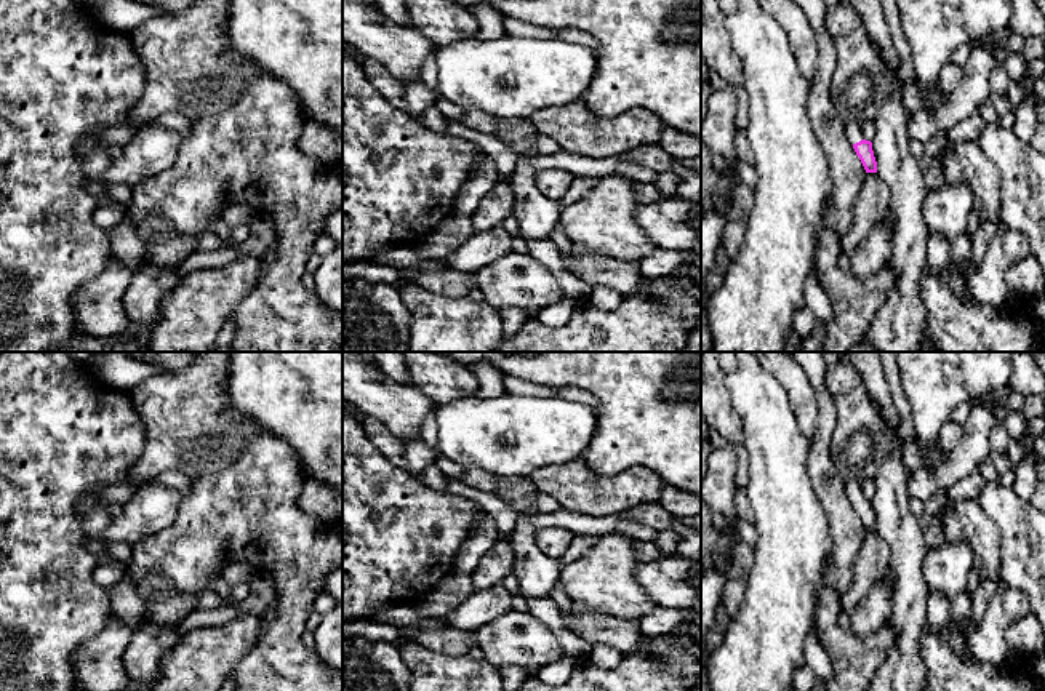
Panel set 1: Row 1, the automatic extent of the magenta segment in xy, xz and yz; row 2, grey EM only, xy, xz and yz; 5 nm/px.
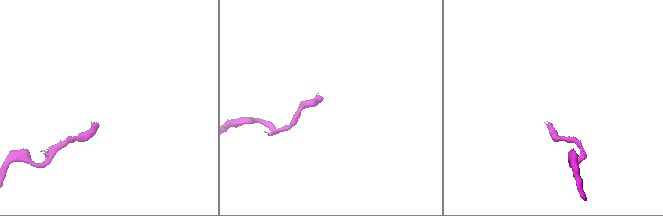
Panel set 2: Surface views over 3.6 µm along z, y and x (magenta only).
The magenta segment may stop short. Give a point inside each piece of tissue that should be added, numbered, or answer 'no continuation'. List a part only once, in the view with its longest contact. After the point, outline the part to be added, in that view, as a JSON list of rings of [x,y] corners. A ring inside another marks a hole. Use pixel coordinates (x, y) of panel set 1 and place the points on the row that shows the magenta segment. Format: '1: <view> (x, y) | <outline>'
1: yz (853, 131) | [[[845,122],[845,125],[847,125],[847,136],[851,144],[856,144],[864,139],[859,125],[856,125],[853,122]]]

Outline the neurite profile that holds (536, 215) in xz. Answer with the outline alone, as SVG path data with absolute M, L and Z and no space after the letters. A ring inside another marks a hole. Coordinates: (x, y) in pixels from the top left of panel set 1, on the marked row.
M498 118L494 136L520 155L517 168L507 178L507 182L515 195L512 213L518 221L522 237L527 240L549 240L562 208L559 202L546 198L536 187L535 178L538 170L531 163L536 154L535 134L536 128L528 118Z

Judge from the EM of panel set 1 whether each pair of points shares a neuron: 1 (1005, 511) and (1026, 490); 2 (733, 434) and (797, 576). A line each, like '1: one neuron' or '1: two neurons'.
1: two neurons
2: two neurons

